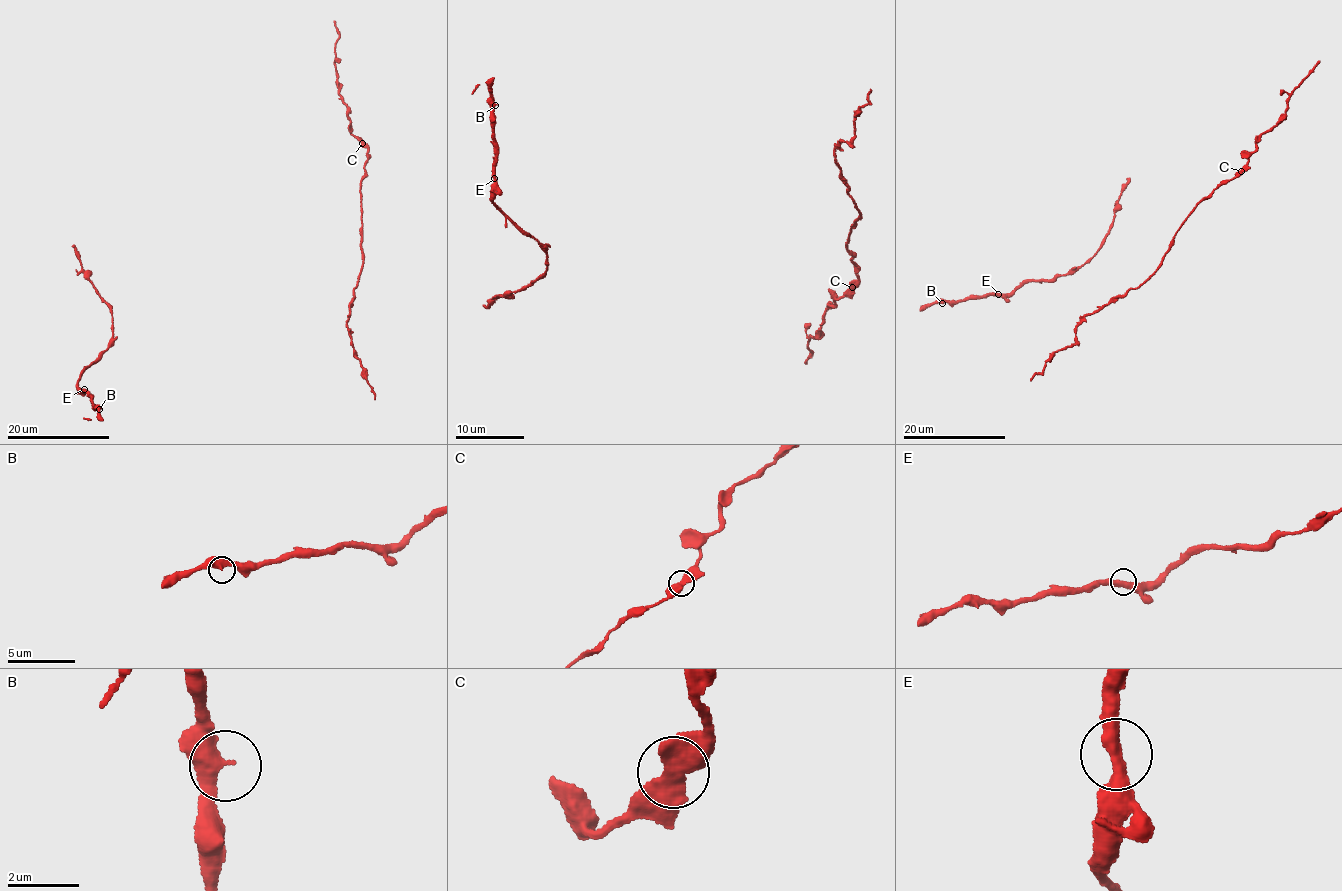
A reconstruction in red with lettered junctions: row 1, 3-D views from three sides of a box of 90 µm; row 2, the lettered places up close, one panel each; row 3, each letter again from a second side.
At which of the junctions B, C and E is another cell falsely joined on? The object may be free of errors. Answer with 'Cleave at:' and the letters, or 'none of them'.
Cleave at: none of them

